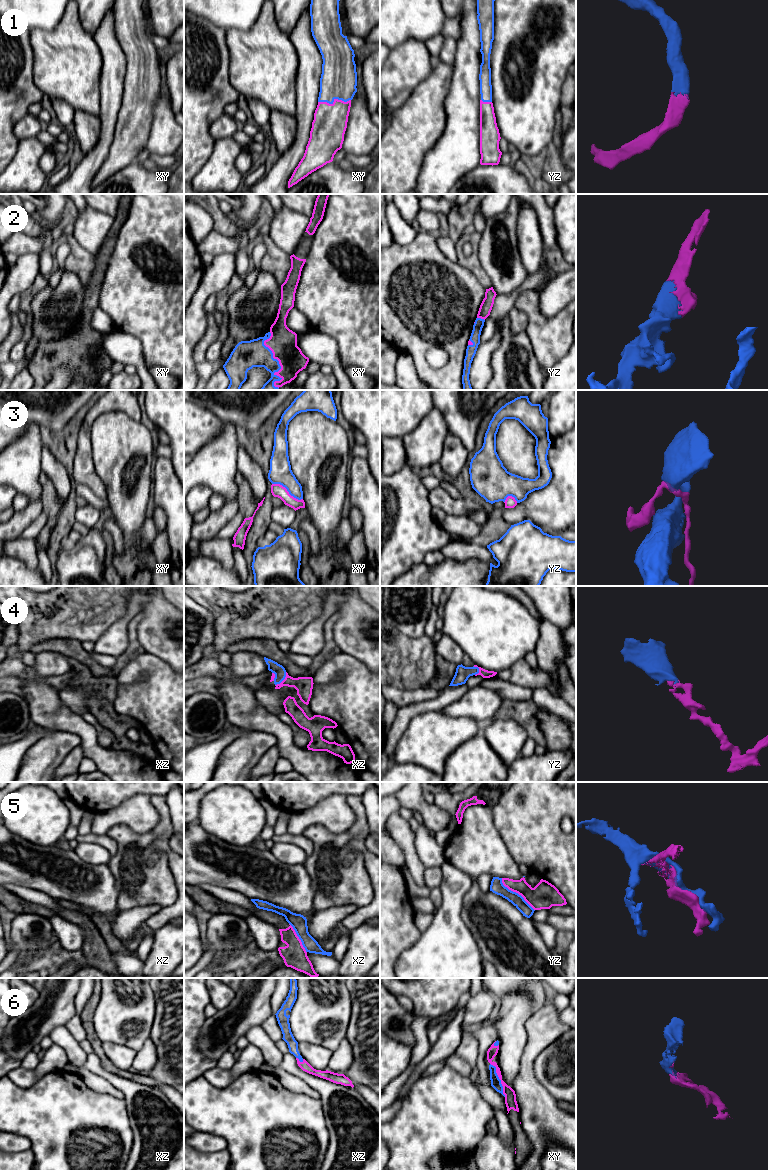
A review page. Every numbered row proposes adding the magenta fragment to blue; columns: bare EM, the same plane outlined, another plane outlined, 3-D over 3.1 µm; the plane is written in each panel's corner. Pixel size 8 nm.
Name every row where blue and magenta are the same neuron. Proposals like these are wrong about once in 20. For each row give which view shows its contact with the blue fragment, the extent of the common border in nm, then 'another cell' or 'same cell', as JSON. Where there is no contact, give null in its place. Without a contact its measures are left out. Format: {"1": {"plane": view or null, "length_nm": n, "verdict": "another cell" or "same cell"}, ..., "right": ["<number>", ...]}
{"1": {"plane": "xy", "length_nm": 260, "verdict": "same cell"}, "2": {"plane": "xy", "length_nm": 460, "verdict": "same cell"}, "3": {"plane": "xy", "length_nm": 280, "verdict": "another cell"}, "4": {"plane": "xz", "length_nm": 140, "verdict": "same cell"}, "5": {"plane": "yz", "length_nm": 380, "verdict": "another cell"}, "6": {"plane": "xy", "length_nm": 300, "verdict": "same cell"}, "right": ["1", "2", "4", "6"]}

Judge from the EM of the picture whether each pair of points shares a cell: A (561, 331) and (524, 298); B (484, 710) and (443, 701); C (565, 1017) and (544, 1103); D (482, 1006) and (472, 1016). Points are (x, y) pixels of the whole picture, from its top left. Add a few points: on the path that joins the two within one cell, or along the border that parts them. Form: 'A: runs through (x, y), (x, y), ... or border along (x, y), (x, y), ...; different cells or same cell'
A: runs through (550, 330), (533, 313), (532, 309); same cell
B: border along (469, 688), (459, 699), (451, 702), (441, 710); different cells
C: border along (559, 1011), (559, 1019), (565, 1025); different cells
D: runs through (480, 1008), (474, 1014); same cell

